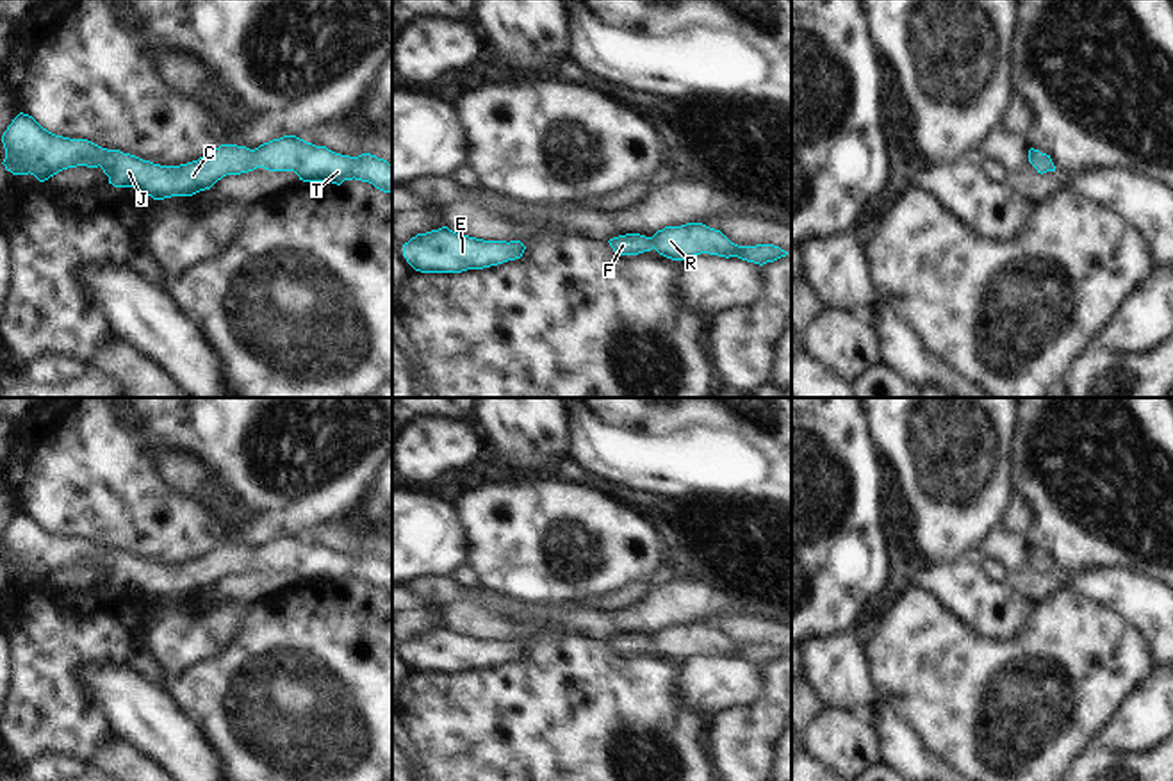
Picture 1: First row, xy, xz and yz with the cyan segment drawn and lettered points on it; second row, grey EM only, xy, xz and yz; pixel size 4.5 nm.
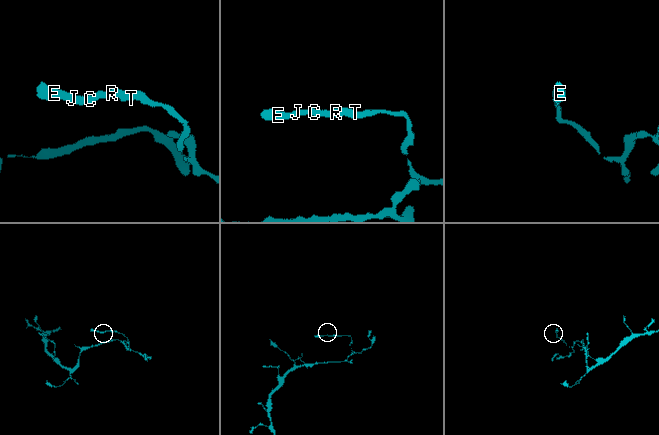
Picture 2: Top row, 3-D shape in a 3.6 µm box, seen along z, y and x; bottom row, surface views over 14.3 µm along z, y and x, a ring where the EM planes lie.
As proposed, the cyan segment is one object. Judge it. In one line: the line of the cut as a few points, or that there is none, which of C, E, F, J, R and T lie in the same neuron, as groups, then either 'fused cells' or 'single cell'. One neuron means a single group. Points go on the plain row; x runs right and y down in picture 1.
cut none; groups C E F J R T; single cell

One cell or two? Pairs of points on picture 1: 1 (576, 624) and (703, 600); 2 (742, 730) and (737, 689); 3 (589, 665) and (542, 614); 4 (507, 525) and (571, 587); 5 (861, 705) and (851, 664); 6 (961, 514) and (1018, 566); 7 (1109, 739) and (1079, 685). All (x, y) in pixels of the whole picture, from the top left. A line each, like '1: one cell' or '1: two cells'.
1: one cell
2: two cells
3: two cells
4: one cell
5: one cell
6: two cells
7: two cells

